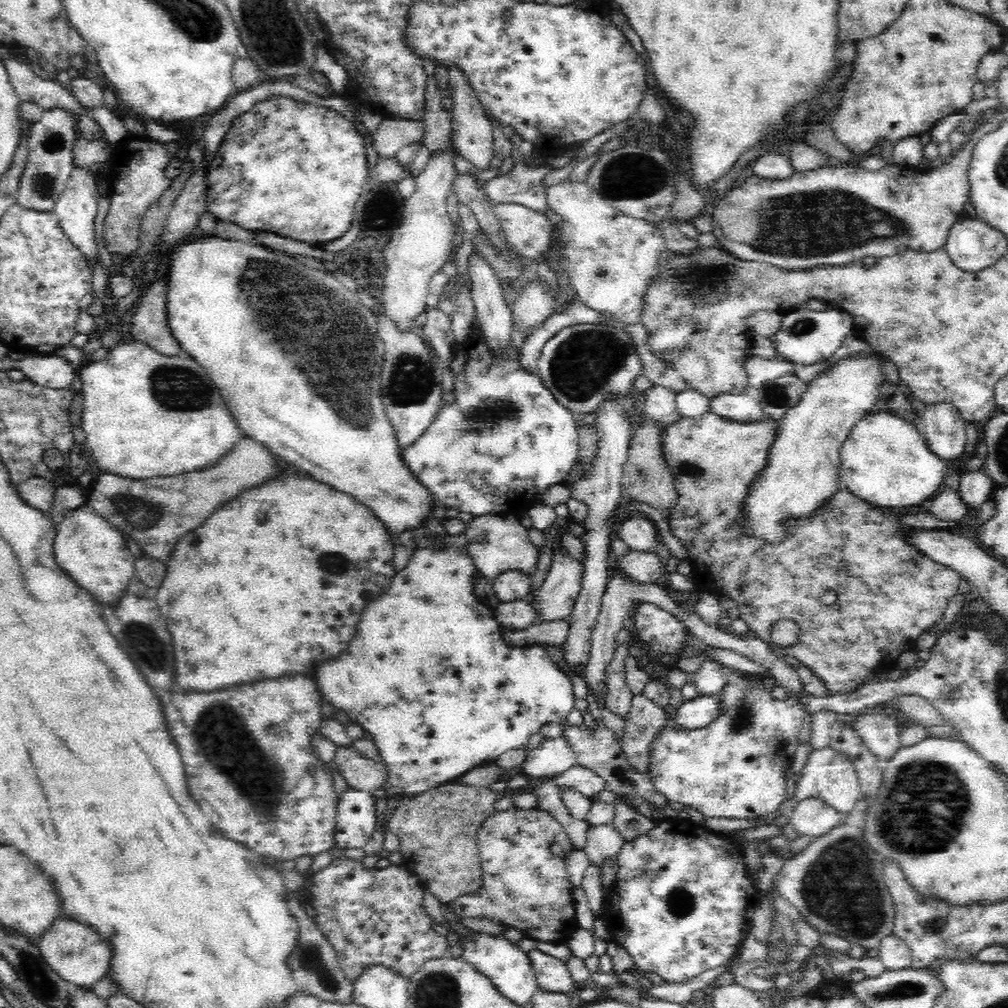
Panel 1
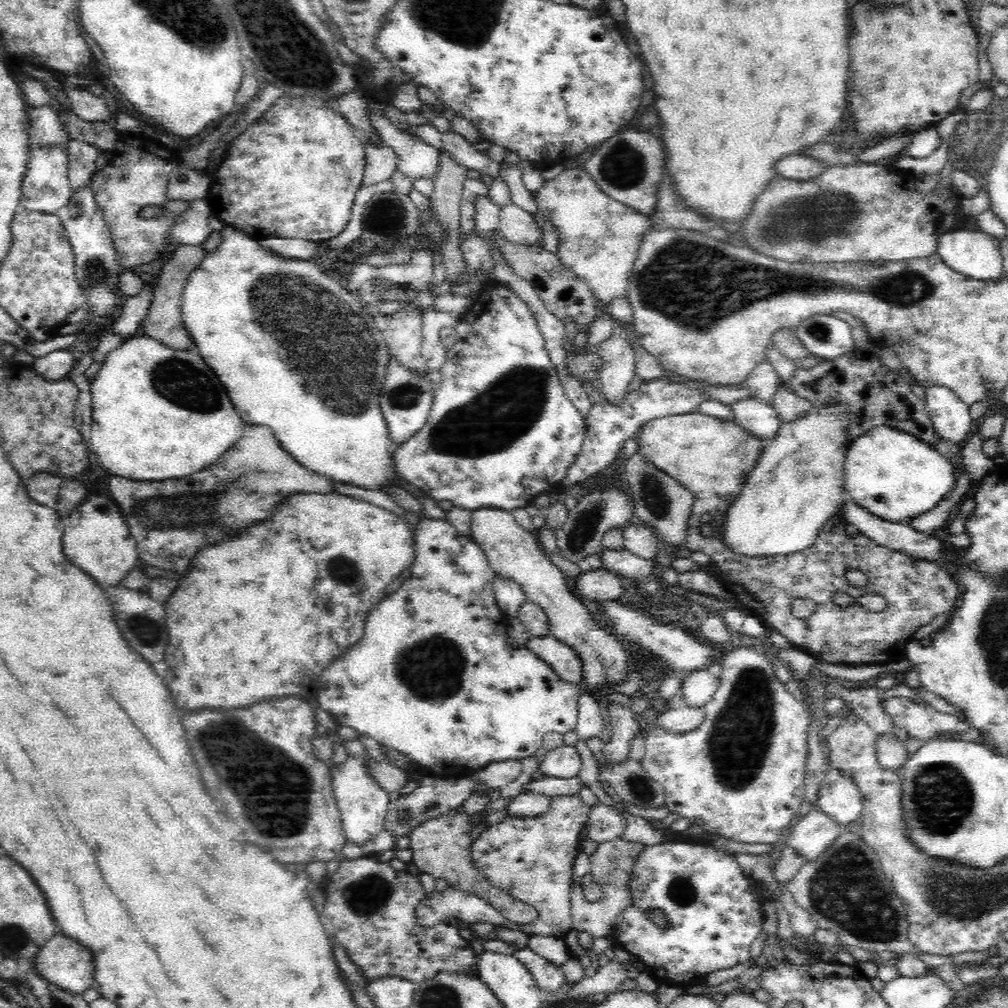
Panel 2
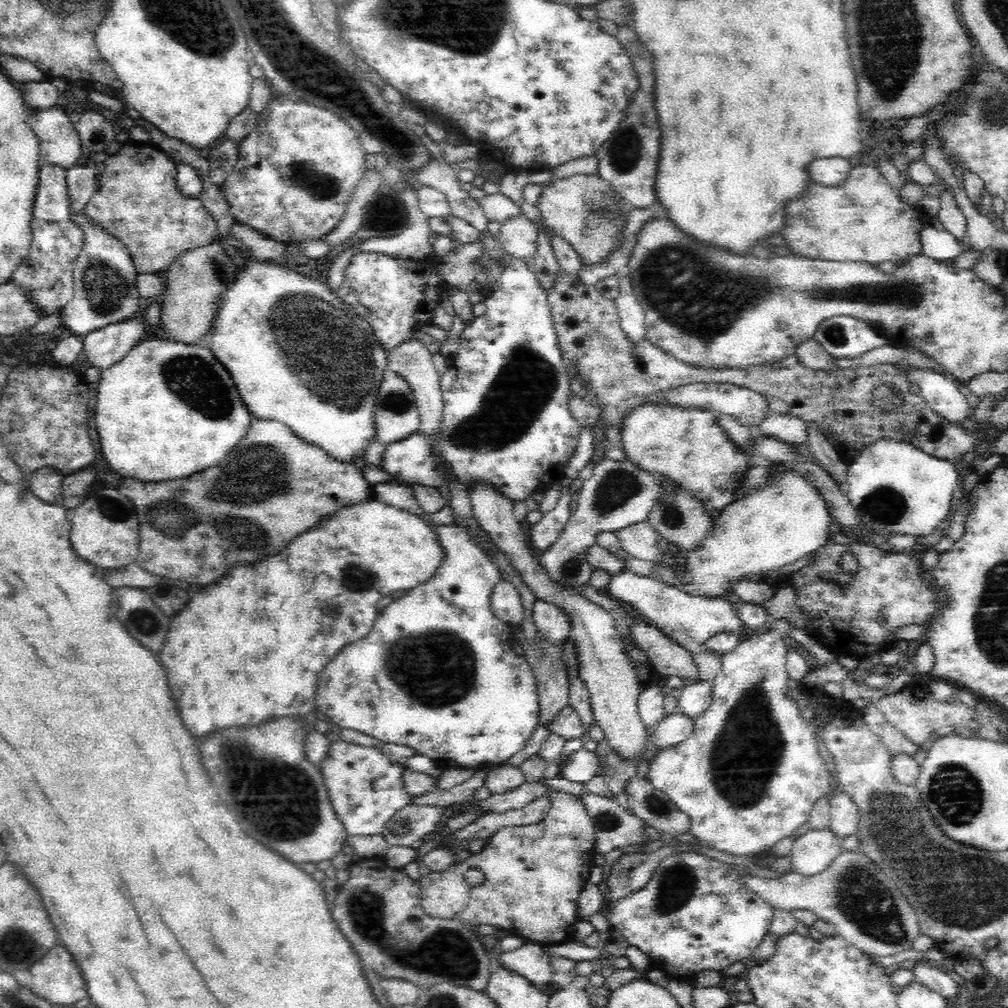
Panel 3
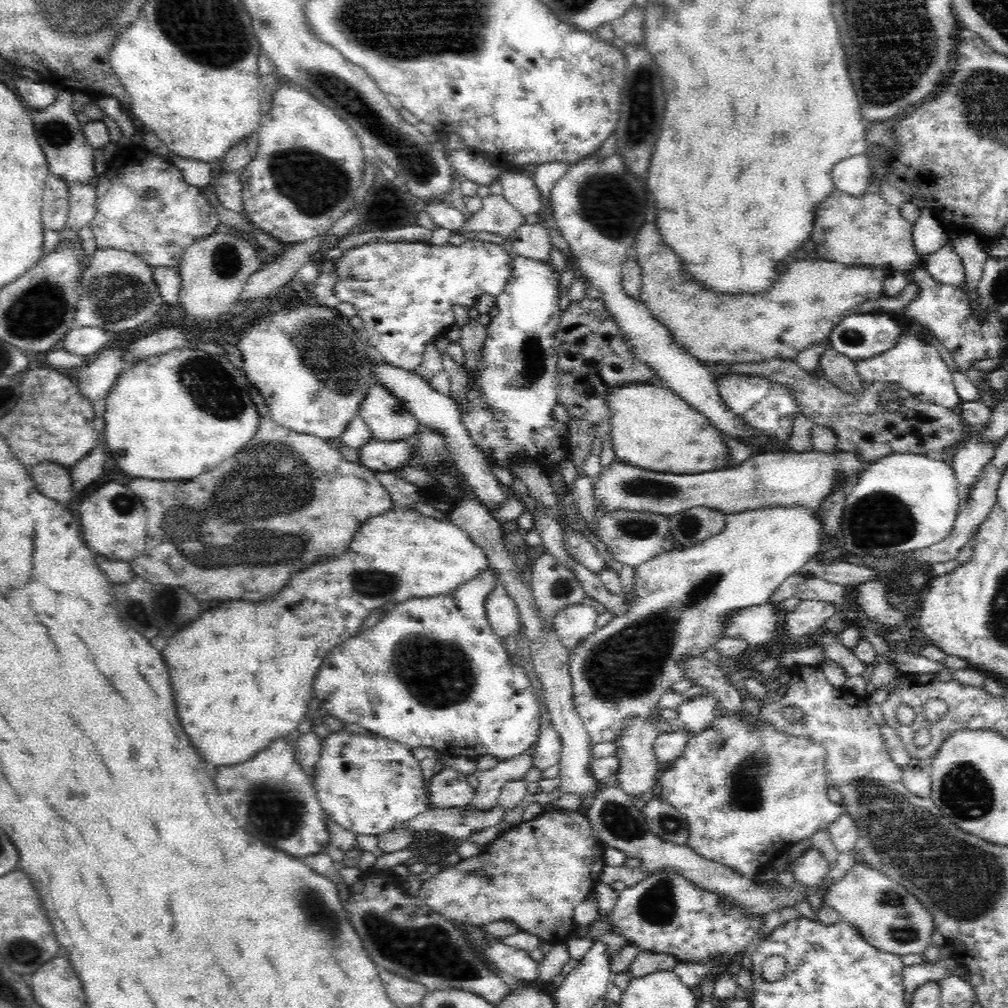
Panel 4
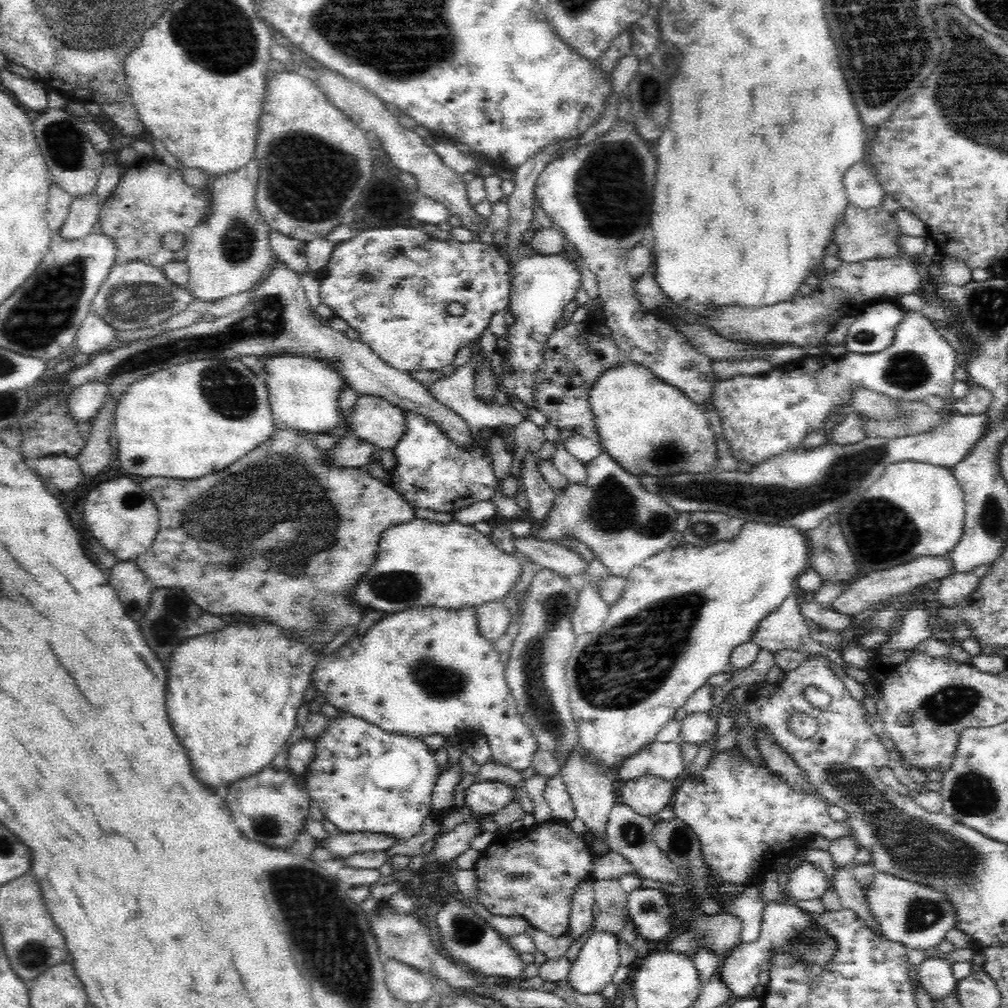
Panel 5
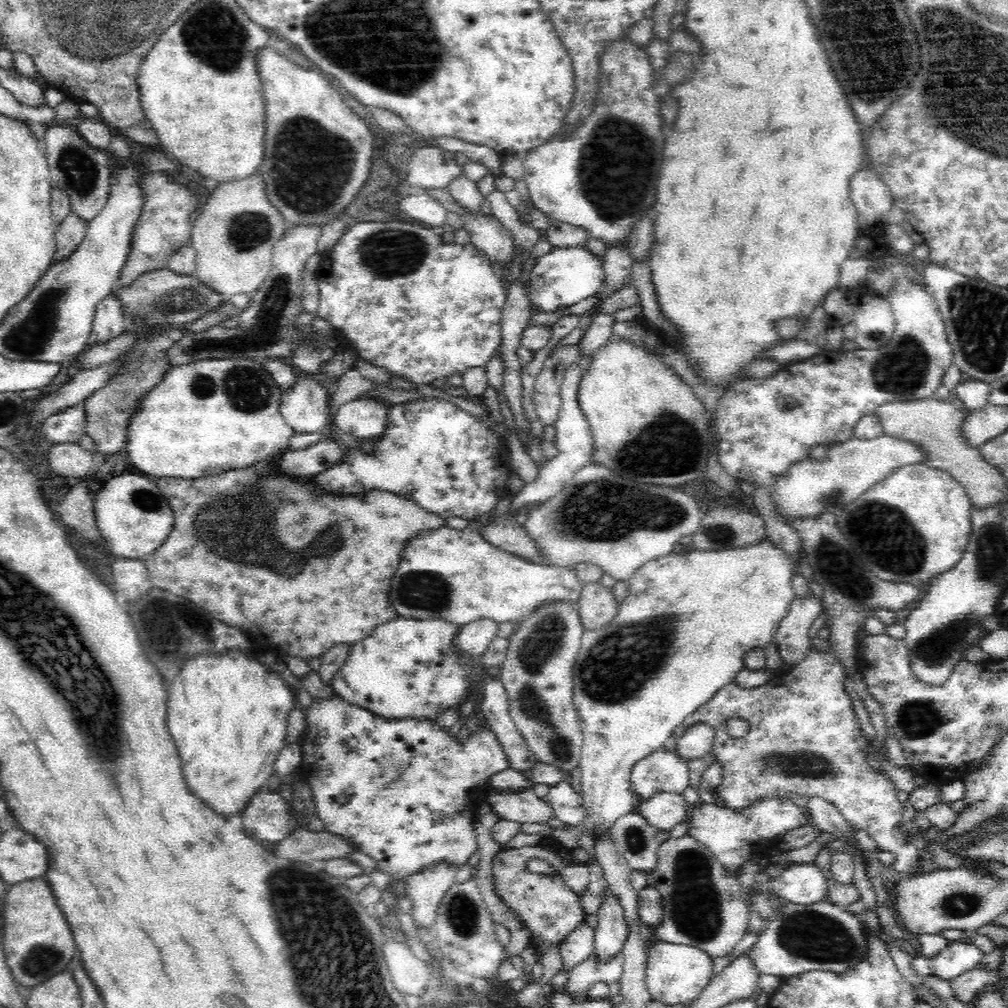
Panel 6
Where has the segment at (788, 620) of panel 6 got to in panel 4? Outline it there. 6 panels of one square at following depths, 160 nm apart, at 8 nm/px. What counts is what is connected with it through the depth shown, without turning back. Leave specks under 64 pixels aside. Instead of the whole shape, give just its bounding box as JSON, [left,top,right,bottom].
[724,604,782,644]

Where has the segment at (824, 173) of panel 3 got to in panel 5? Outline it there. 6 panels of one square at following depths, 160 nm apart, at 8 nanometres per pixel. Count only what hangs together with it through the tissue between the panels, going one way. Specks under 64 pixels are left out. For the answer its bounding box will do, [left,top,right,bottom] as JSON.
[844,159,887,210]

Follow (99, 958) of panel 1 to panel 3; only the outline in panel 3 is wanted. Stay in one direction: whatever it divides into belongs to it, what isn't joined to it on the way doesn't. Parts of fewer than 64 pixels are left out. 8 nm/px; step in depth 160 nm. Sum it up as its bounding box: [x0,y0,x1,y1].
[30,945,87,1006]

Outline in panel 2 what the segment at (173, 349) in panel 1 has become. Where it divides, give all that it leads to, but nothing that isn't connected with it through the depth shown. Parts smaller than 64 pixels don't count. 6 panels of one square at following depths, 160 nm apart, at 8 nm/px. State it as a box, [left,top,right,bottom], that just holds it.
[140,245,208,350]

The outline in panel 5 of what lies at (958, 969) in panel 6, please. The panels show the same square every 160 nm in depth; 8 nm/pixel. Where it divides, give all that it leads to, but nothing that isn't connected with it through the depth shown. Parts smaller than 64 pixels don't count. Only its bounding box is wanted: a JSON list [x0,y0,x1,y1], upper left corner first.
[918,957,959,1001]

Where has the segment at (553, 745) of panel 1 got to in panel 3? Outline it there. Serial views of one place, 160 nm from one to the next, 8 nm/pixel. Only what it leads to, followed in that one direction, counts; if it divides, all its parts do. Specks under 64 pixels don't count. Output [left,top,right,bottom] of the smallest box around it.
[558,747,603,783]

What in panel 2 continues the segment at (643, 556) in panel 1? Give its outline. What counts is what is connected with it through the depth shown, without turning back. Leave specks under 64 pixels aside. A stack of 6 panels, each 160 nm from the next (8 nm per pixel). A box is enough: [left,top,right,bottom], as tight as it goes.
[600,547,655,583]

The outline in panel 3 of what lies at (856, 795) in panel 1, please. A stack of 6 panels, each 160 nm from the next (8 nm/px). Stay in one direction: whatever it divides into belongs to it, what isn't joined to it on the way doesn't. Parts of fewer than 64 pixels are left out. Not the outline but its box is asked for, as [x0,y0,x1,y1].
[830,792,861,839]

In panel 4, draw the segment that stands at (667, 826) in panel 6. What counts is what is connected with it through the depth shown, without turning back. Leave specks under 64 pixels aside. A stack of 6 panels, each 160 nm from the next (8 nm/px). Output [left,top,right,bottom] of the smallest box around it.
[614,716,660,798]

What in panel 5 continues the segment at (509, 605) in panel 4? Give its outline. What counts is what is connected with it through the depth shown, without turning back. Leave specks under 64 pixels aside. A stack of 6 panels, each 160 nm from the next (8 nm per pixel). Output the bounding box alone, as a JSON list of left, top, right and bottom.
[477,600,511,640]

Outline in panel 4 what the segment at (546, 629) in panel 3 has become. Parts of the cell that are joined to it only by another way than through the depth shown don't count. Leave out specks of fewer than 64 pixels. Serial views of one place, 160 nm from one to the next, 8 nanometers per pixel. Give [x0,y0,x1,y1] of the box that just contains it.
[554,603,598,649]

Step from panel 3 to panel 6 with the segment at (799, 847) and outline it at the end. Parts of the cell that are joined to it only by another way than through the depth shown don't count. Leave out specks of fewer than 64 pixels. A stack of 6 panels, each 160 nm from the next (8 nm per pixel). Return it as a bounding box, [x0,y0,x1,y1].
[770,862,828,905]

